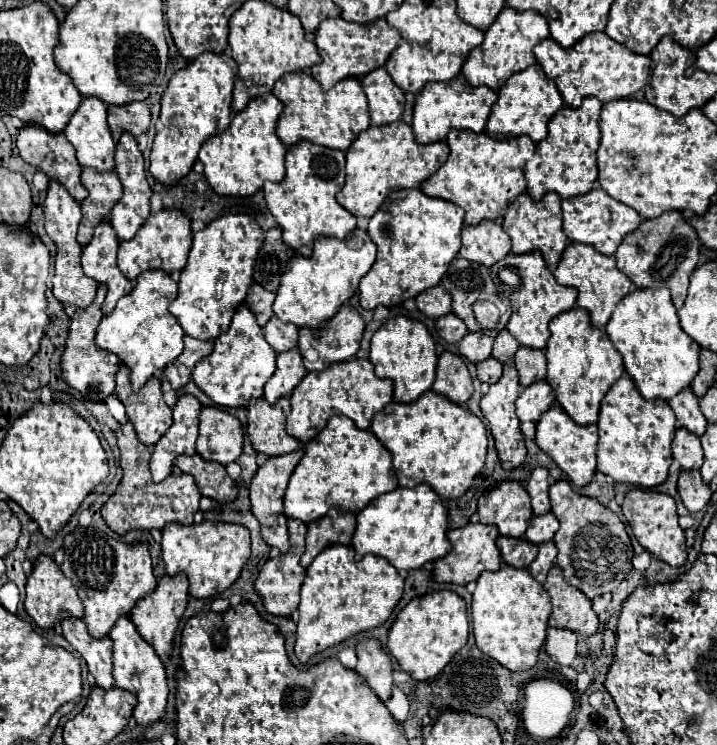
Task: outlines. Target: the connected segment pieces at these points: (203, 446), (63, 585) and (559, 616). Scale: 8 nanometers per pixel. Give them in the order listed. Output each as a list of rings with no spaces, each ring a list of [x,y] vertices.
[[[204,407],[200,413],[200,435],[196,453],[206,461],[226,465],[242,453],[244,431],[240,421],[220,407]]]
[[[46,555],[38,557],[38,561],[34,563],[34,569],[32,569],[32,575],[28,577],[24,609],[40,629],[54,629],[60,621],[64,621],[68,617],[82,619],[82,613],[84,613],[82,601],[80,601],[74,585],[70,585],[70,581],[66,581],[64,573],[54,563],[54,559],[46,557]]]
[[[556,565],[548,571],[544,589],[552,601],[552,615],[548,625],[558,629],[570,629],[582,637],[590,637],[598,629],[598,615],[592,609],[592,603],[578,593],[578,589],[566,585],[562,571]]]

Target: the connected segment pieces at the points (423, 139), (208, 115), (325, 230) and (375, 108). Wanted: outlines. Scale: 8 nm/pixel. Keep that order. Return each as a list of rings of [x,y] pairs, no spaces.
[[[454,79],[450,83],[430,83],[422,89],[422,93],[416,95],[414,105],[414,135],[416,141],[422,145],[444,141],[450,129],[468,129],[474,133],[482,133],[484,125],[488,121],[488,115],[492,111],[492,105],[496,103],[496,93],[486,87],[472,87],[470,83],[464,83],[460,79]]]
[[[202,53],[170,79],[164,97],[160,121],[162,129],[156,133],[150,153],[150,173],[162,185],[174,185],[186,177],[198,159],[198,151],[210,137],[222,133],[232,119],[232,87],[236,77],[236,61],[228,55]]]
[[[302,141],[292,145],[286,153],[286,177],[282,183],[268,183],[264,187],[264,199],[282,229],[284,243],[302,257],[312,255],[314,241],[318,237],[344,239],[356,229],[356,217],[350,215],[336,201],[336,193],[344,185],[344,153],[334,149],[322,149],[320,145]]]
[[[384,67],[370,71],[362,77],[362,89],[368,99],[368,111],[372,125],[388,125],[404,113],[404,93],[394,85]]]

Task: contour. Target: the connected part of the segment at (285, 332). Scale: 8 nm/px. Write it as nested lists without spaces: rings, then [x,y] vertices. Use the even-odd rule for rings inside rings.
[[[272,317],[264,329],[264,339],[276,353],[290,351],[298,345],[298,327],[296,325],[282,325],[276,317]]]

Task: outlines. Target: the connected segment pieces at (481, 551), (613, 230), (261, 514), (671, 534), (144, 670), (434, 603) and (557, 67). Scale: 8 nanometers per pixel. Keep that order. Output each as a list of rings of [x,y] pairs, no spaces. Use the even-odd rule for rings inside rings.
[[[468,523],[466,527],[448,531],[448,541],[452,543],[452,549],[448,555],[444,555],[434,563],[434,581],[468,585],[470,581],[476,581],[482,571],[498,571],[502,559],[498,555],[496,539],[498,539],[498,529],[482,523]]]
[[[592,189],[586,195],[564,199],[562,201],[562,213],[564,213],[564,233],[570,241],[590,245],[598,253],[608,255],[608,257],[612,257],[616,253],[618,245],[622,243],[622,239],[628,233],[636,231],[642,223],[642,217],[634,209],[630,209],[630,207],[622,205],[620,201],[612,199],[602,189]]]
[[[302,451],[290,453],[290,455],[278,455],[266,459],[266,463],[256,471],[250,483],[250,503],[252,503],[252,515],[260,523],[260,533],[262,539],[270,545],[276,547],[280,553],[288,553],[290,541],[288,541],[288,527],[286,527],[286,517],[282,517],[282,497],[290,479],[290,473],[294,471],[294,465],[302,459]]]
[[[634,487],[632,491],[626,493],[626,499],[622,503],[622,513],[624,513],[628,525],[632,527],[634,537],[648,553],[652,553],[656,559],[660,559],[672,567],[682,567],[686,563],[688,555],[686,555],[686,545],[684,545],[684,531],[678,525],[676,501],[670,495]]]
[[[130,617],[118,619],[118,623],[114,625],[110,633],[110,639],[114,641],[114,685],[136,695],[138,705],[134,707],[134,719],[140,727],[150,727],[152,723],[164,717],[166,705],[168,705],[168,685],[166,685],[164,663],[154,653],[154,649],[146,645],[142,637],[138,637],[138,631],[134,629],[134,623],[130,621]]]
[[[436,591],[424,597],[412,599],[396,617],[388,631],[388,651],[400,663],[402,671],[408,671],[414,681],[426,681],[436,677],[450,659],[468,641],[466,603],[452,591]]]
[[[590,33],[570,49],[560,47],[548,37],[534,47],[534,55],[546,77],[556,83],[564,103],[572,109],[578,109],[584,97],[596,97],[602,103],[624,99],[644,89],[650,75],[650,57],[632,53],[606,33]]]

